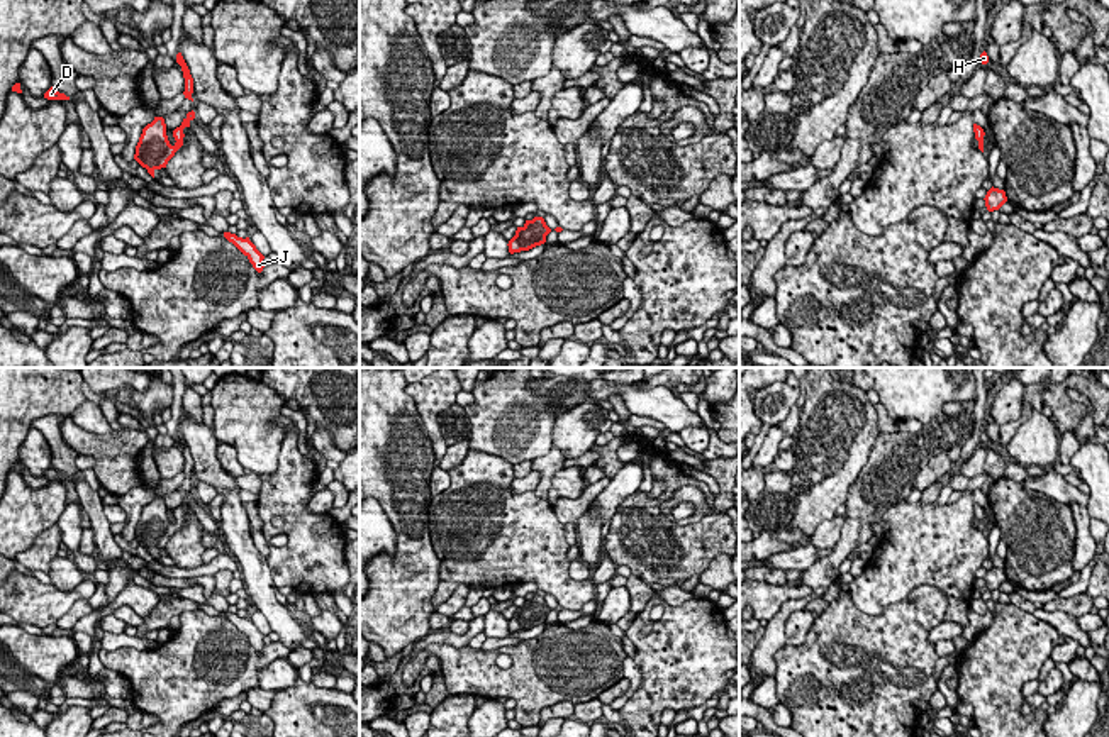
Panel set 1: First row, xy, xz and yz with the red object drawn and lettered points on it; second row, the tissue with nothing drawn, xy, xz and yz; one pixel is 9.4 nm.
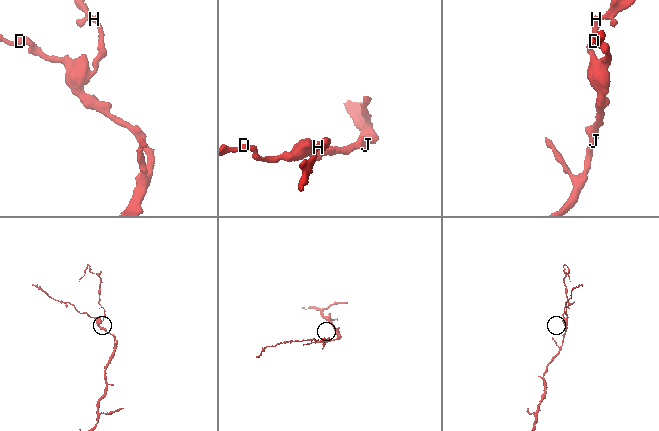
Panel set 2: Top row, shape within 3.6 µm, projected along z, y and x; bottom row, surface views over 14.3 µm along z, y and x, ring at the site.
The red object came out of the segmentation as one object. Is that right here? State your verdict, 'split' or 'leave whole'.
leave whole

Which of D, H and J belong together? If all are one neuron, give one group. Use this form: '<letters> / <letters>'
D H J

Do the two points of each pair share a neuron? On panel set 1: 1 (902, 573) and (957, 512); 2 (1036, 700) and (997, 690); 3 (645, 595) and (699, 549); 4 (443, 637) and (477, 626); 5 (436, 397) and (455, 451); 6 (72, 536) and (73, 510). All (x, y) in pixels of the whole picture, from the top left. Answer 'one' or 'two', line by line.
1: one
2: two
3: two
4: one
5: two
6: one

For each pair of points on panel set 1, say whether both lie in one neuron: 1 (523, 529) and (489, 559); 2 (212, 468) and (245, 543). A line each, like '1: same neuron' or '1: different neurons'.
1: same neuron
2: same neuron

